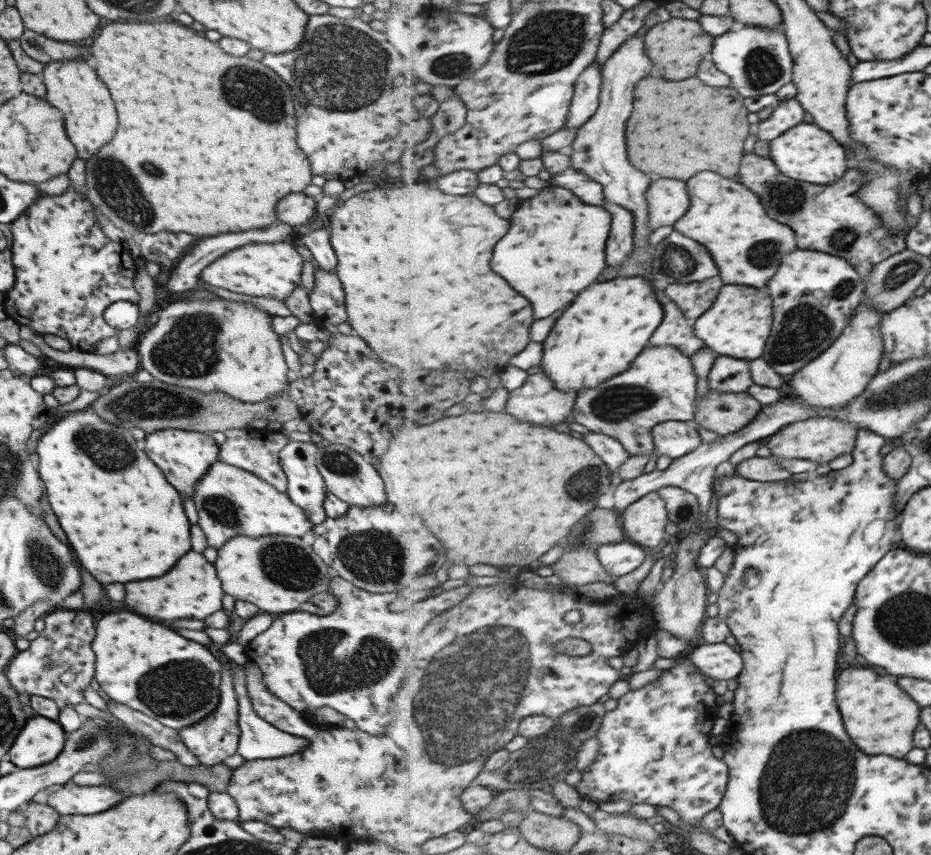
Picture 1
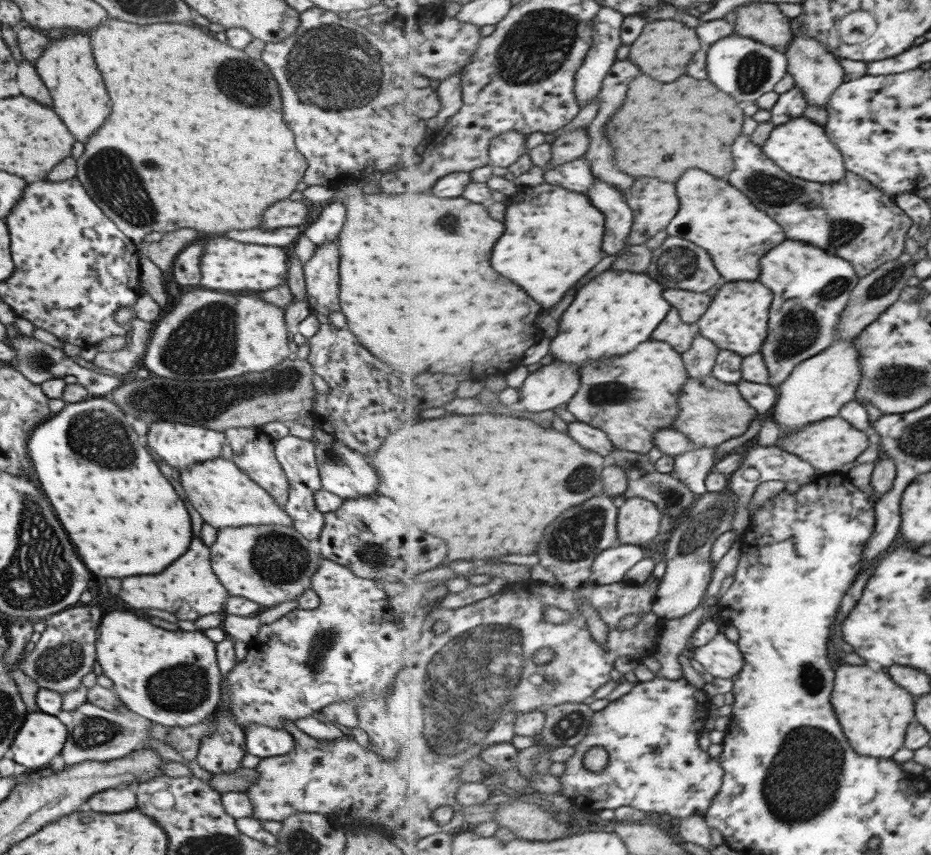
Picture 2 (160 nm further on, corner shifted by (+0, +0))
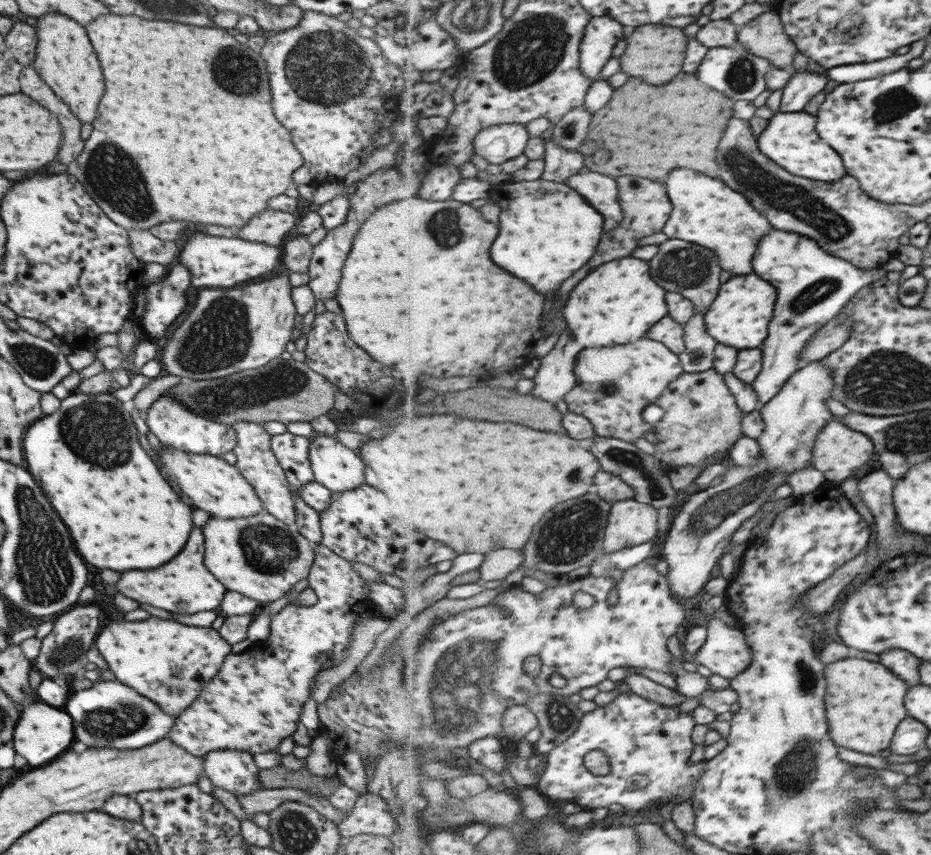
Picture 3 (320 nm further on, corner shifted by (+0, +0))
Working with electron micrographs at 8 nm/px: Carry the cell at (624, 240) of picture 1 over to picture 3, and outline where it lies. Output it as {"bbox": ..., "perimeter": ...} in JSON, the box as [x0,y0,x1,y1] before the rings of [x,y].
{"bbox":[566,166,624,230],"perimeter":[[[587,166],[577,174],[567,178],[566,183],[580,192],[593,206],[597,206],[605,218],[605,230],[616,229],[624,220],[624,210],[620,203],[620,189],[611,176],[599,172],[587,172]]]}

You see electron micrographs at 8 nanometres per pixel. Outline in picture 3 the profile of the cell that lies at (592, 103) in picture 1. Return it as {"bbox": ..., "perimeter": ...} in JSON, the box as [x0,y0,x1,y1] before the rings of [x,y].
{"bbox":[580,17,625,80],"perimeter":[[[593,17],[580,46],[580,69],[592,80],[601,79],[603,66],[623,40],[625,26],[612,17]]]}

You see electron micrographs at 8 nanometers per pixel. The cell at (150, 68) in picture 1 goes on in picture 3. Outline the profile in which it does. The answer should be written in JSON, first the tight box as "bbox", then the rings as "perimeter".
{"bbox":[66,14,303,231],"perimeter":[[[105,14],[95,18],[84,26],[93,52],[103,70],[105,92],[97,104],[97,116],[93,120],[93,130],[83,141],[81,153],[67,165],[66,172],[73,175],[81,183],[84,191],[97,203],[111,222],[126,231],[132,228],[149,229],[167,220],[191,220],[197,224],[215,224],[225,228],[239,228],[251,216],[259,214],[267,200],[283,194],[287,186],[293,185],[291,172],[301,166],[303,158],[289,142],[289,132],[273,118],[269,106],[269,87],[265,60],[261,53],[255,53],[243,43],[235,41],[233,32],[219,27],[208,28],[185,26],[177,22],[161,22],[161,20],[143,20],[137,16],[119,16]]]}

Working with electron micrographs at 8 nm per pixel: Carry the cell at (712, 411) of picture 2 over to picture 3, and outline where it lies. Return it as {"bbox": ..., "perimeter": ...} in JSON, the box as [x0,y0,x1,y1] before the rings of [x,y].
{"bbox":[652,370,744,470],"perimeter":[[[717,370],[681,374],[655,405],[662,408],[664,415],[654,424],[654,434],[659,442],[655,444],[652,456],[663,470],[699,466],[719,452],[726,456],[737,440],[744,436],[741,428],[744,412],[729,392],[723,374]]]}

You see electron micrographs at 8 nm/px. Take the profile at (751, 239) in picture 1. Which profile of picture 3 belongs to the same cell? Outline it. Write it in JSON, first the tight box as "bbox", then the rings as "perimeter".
{"bbox":[663,168,773,274],"perimeter":[[[679,168],[669,174],[667,192],[675,206],[673,218],[669,218],[669,226],[665,226],[663,230],[669,238],[687,240],[717,250],[717,254],[721,254],[721,266],[725,266],[725,270],[733,274],[753,272],[751,262],[753,254],[757,252],[757,244],[765,234],[771,232],[773,226],[761,212],[753,208],[749,198],[729,188],[723,180],[705,176],[689,168]]]}

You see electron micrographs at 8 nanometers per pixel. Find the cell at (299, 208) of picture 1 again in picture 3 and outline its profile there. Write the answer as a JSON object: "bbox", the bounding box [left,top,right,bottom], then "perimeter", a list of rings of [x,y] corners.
{"bbox":[237,210,296,246],"perimeter":[[[263,210],[253,216],[243,228],[237,230],[237,238],[247,242],[262,242],[269,246],[278,246],[296,223],[291,213],[278,210]]]}

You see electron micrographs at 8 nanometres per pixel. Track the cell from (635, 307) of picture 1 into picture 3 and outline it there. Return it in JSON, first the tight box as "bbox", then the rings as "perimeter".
{"bbox":[565,258,668,348],"perimeter":[[[621,258],[609,262],[599,266],[571,292],[571,300],[565,308],[569,330],[577,334],[577,340],[585,348],[629,344],[643,338],[653,324],[668,316],[665,302],[665,294],[668,293],[651,278],[651,268],[645,260]]]}

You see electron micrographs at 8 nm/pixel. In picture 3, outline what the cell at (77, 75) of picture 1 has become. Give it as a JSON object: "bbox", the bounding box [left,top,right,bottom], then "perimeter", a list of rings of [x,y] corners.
{"bbox":[30,14,103,124],"perimeter":[[[45,14],[35,22],[36,47],[30,64],[37,76],[60,98],[81,124],[95,118],[97,102],[103,94],[103,76],[91,50],[84,26],[61,14]]]}

